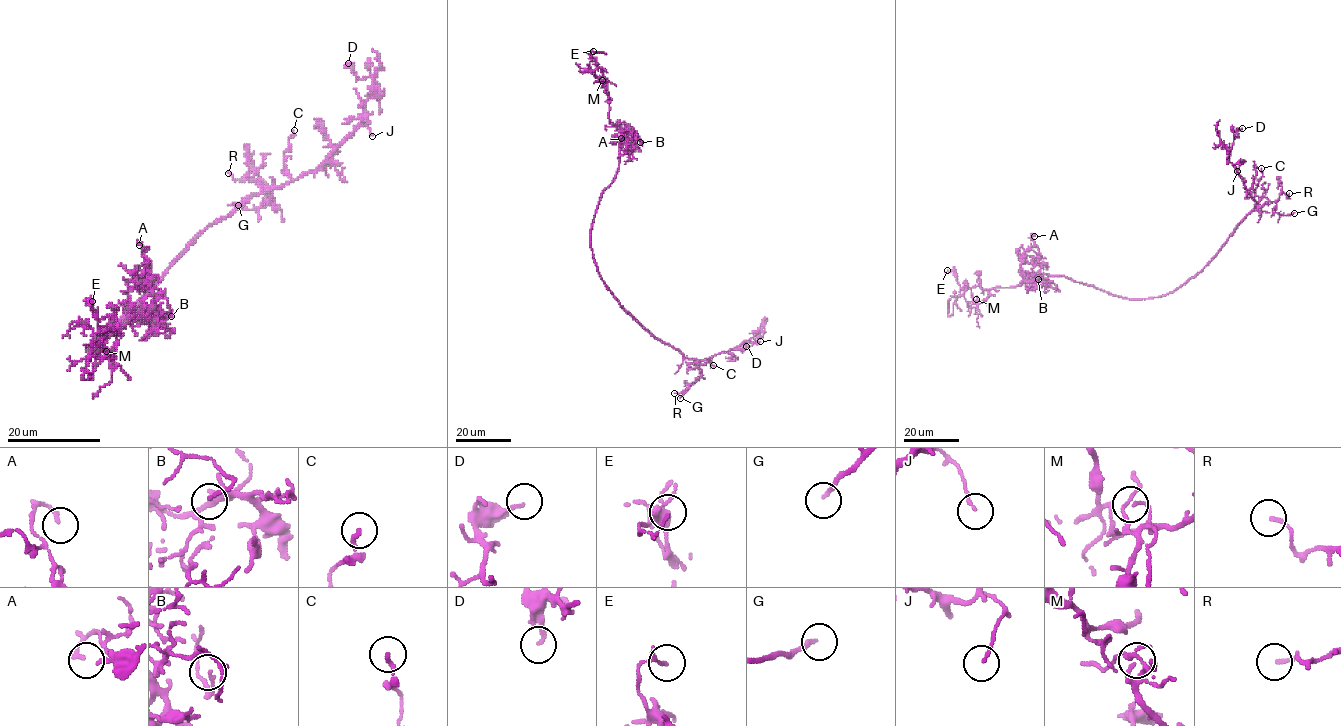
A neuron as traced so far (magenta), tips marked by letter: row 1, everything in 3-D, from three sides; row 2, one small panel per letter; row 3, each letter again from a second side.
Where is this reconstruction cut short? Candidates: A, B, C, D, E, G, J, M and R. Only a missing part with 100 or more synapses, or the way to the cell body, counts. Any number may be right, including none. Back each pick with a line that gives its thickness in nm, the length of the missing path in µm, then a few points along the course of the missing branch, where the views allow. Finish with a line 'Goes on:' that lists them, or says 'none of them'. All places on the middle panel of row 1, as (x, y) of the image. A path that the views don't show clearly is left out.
Goes on: none of them

